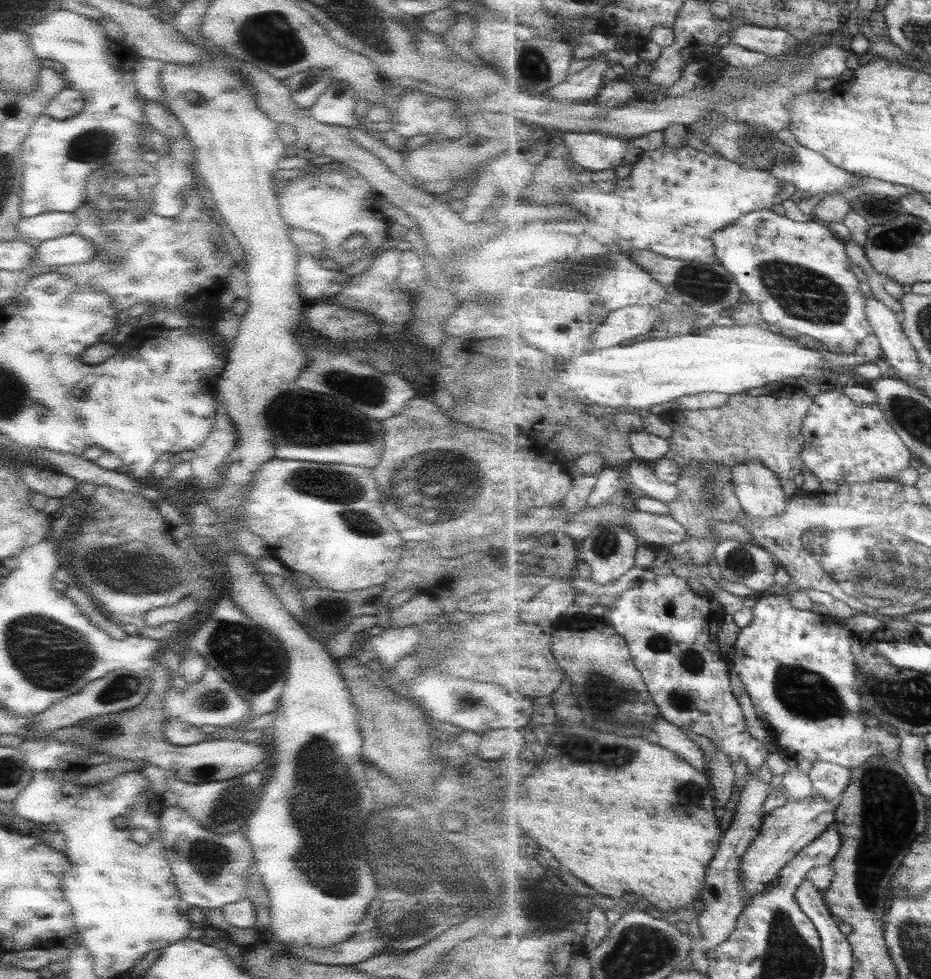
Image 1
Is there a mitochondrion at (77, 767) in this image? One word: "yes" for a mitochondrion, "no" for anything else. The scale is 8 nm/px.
no

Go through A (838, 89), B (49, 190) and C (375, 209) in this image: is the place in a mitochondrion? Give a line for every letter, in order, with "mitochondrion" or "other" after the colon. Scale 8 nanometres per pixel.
A: other
B: other
C: other

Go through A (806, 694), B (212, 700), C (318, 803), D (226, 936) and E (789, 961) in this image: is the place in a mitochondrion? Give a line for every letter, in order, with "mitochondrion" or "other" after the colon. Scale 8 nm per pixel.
A: mitochondrion
B: mitochondrion
C: mitochondrion
D: other
E: mitochondrion

